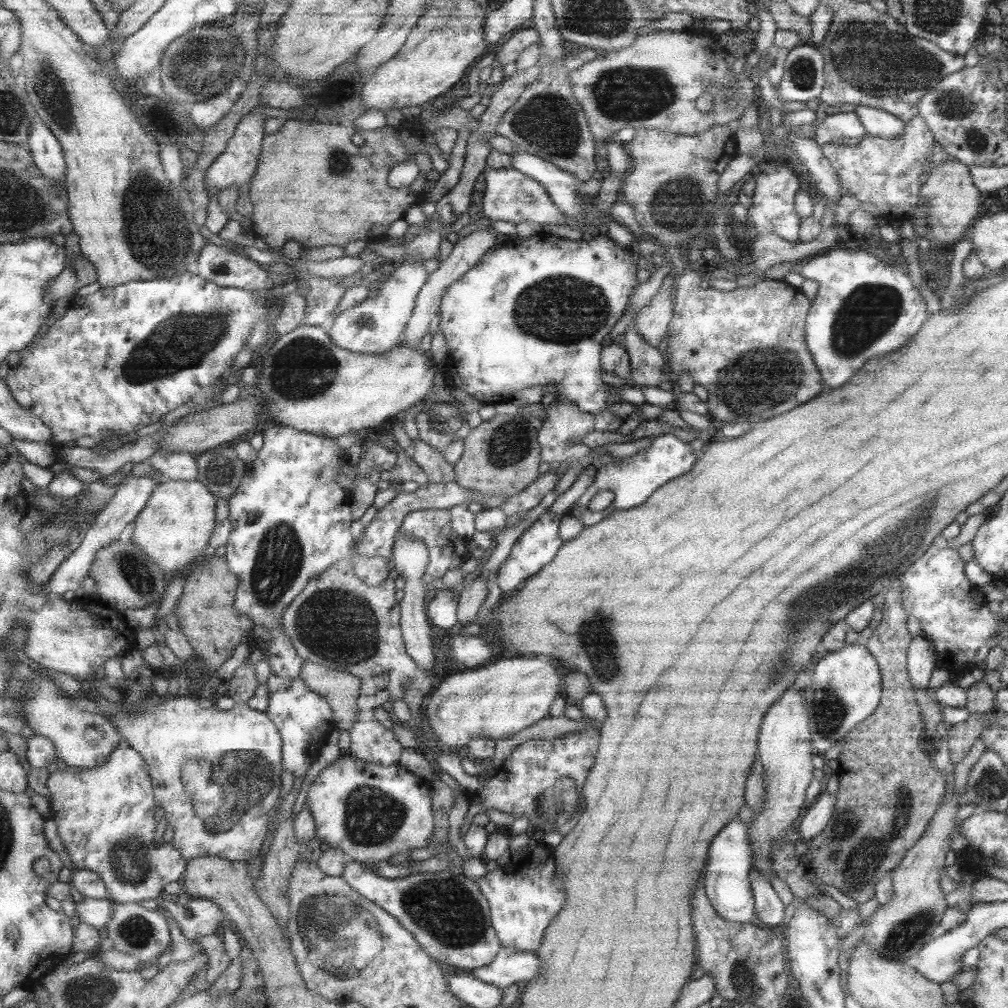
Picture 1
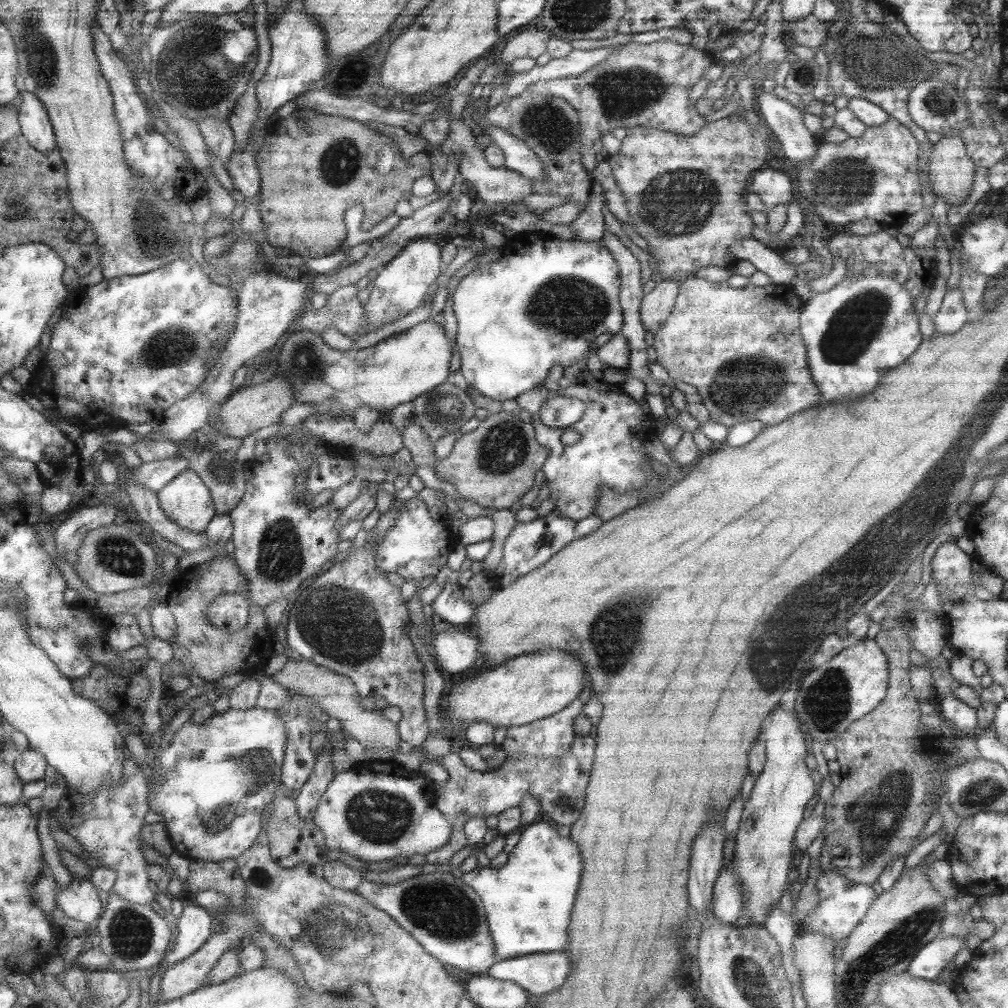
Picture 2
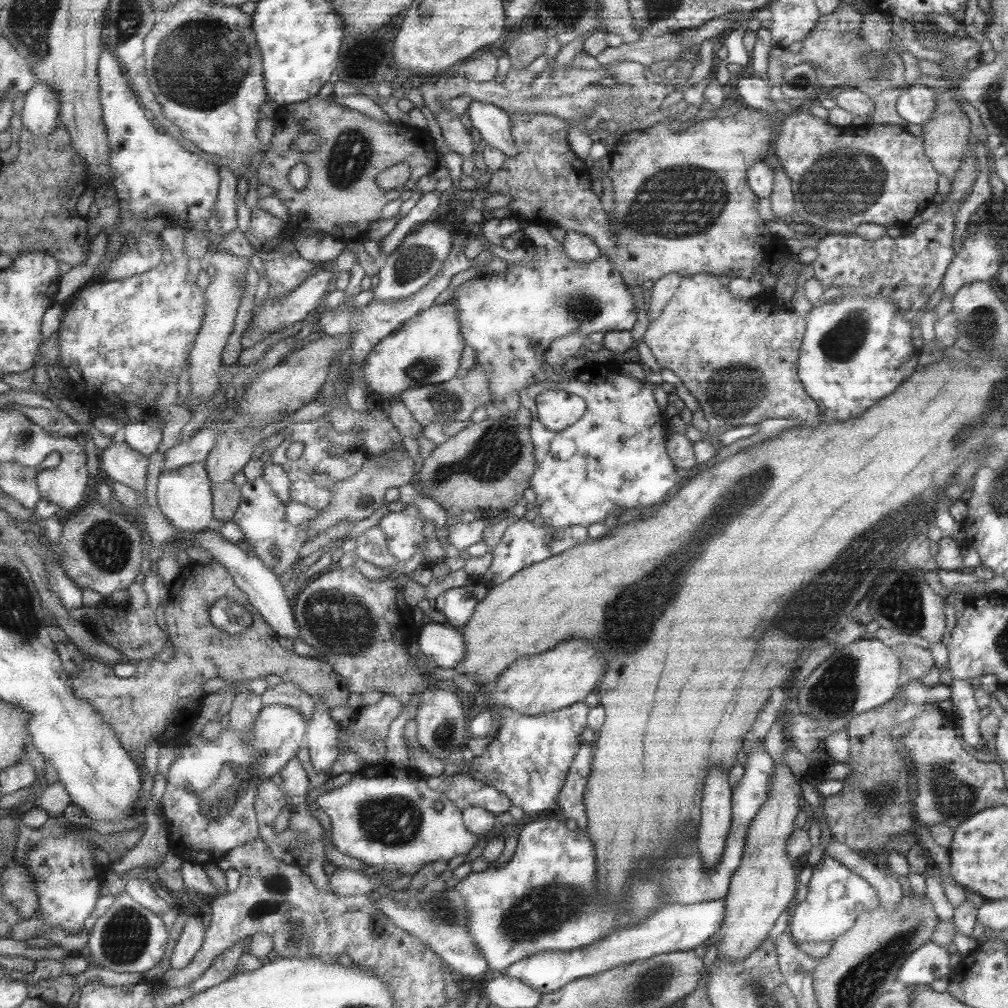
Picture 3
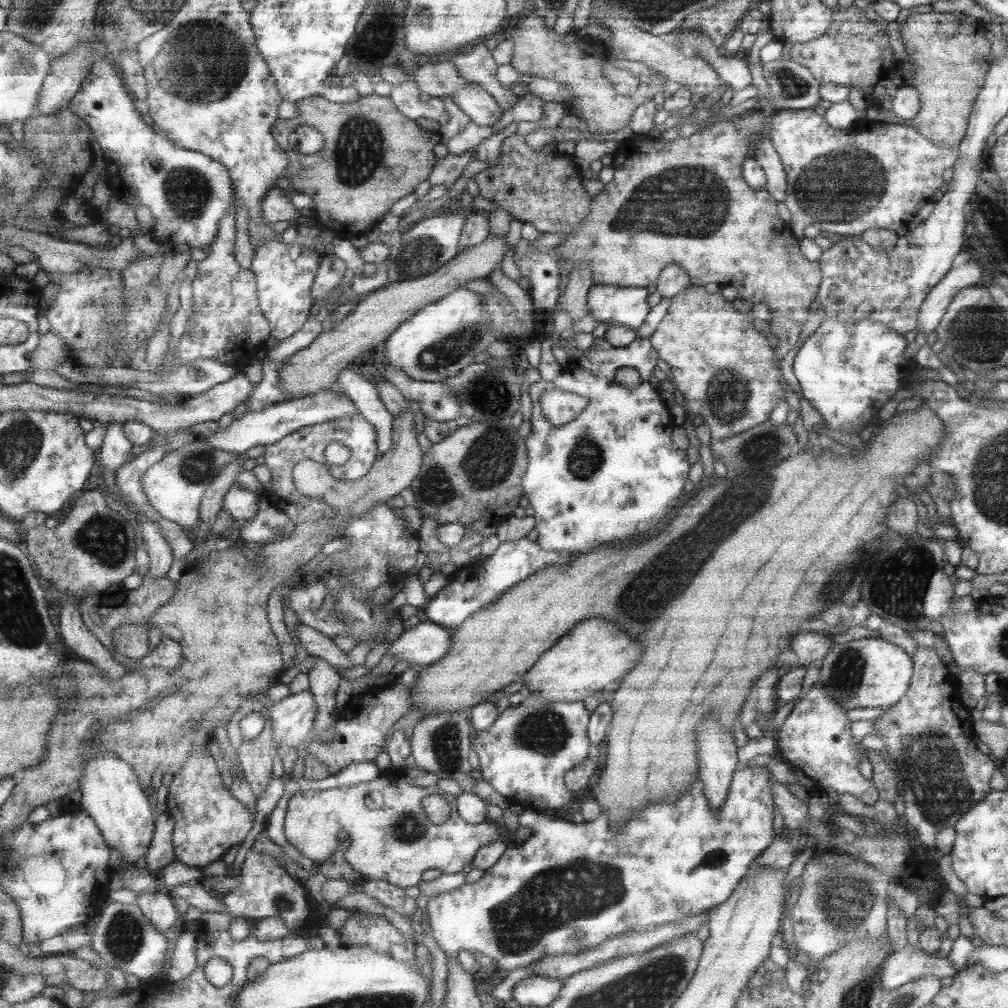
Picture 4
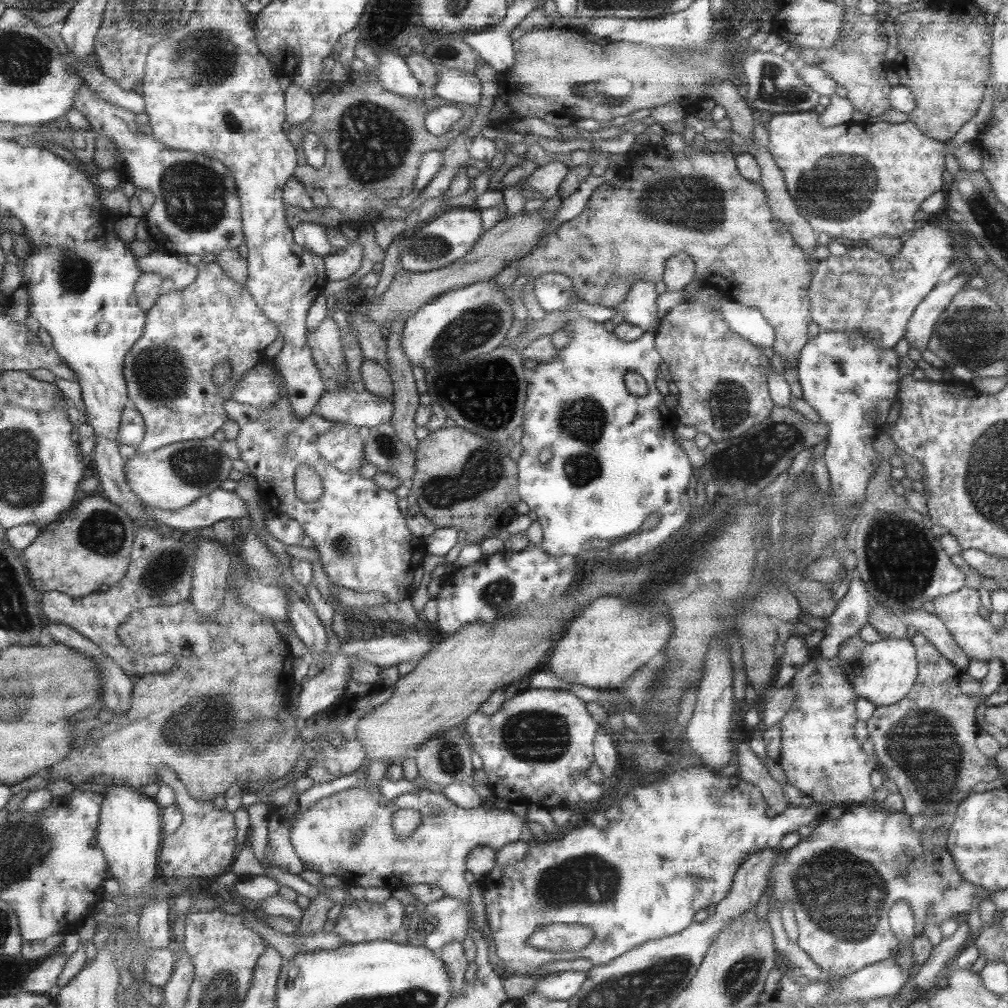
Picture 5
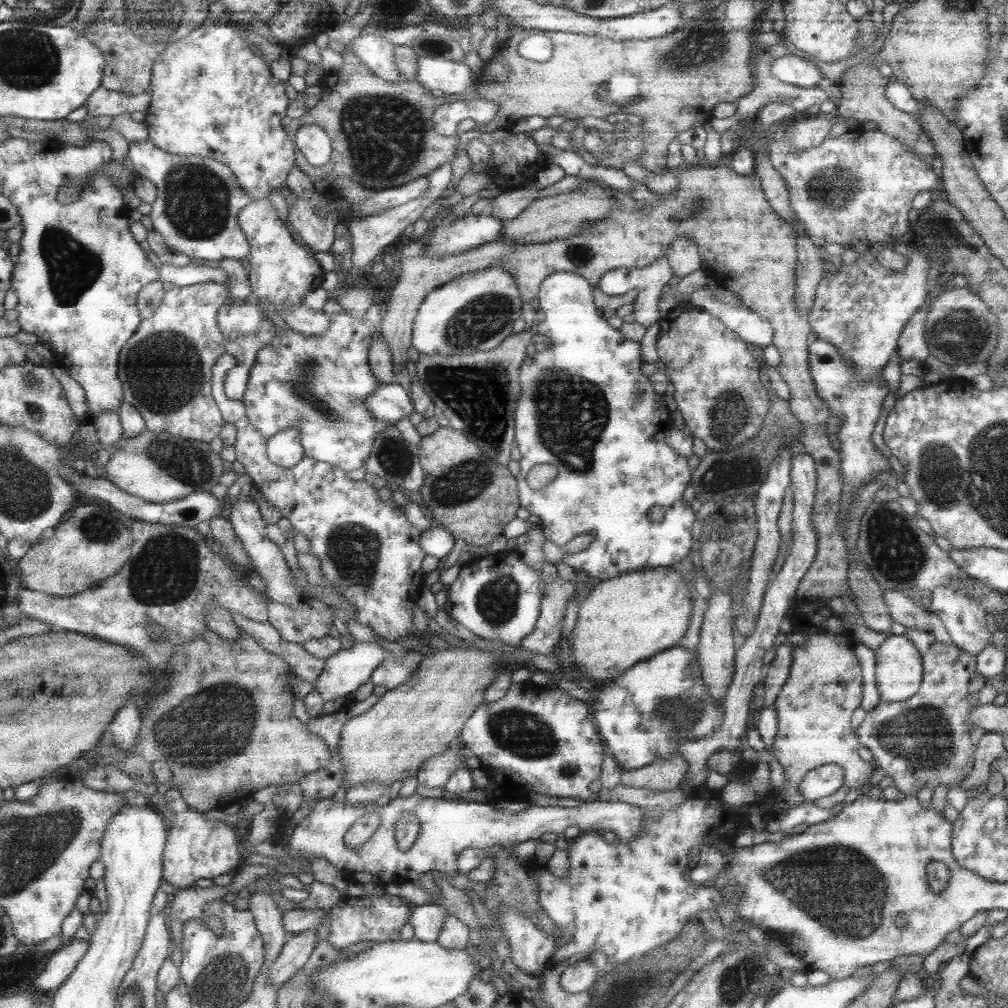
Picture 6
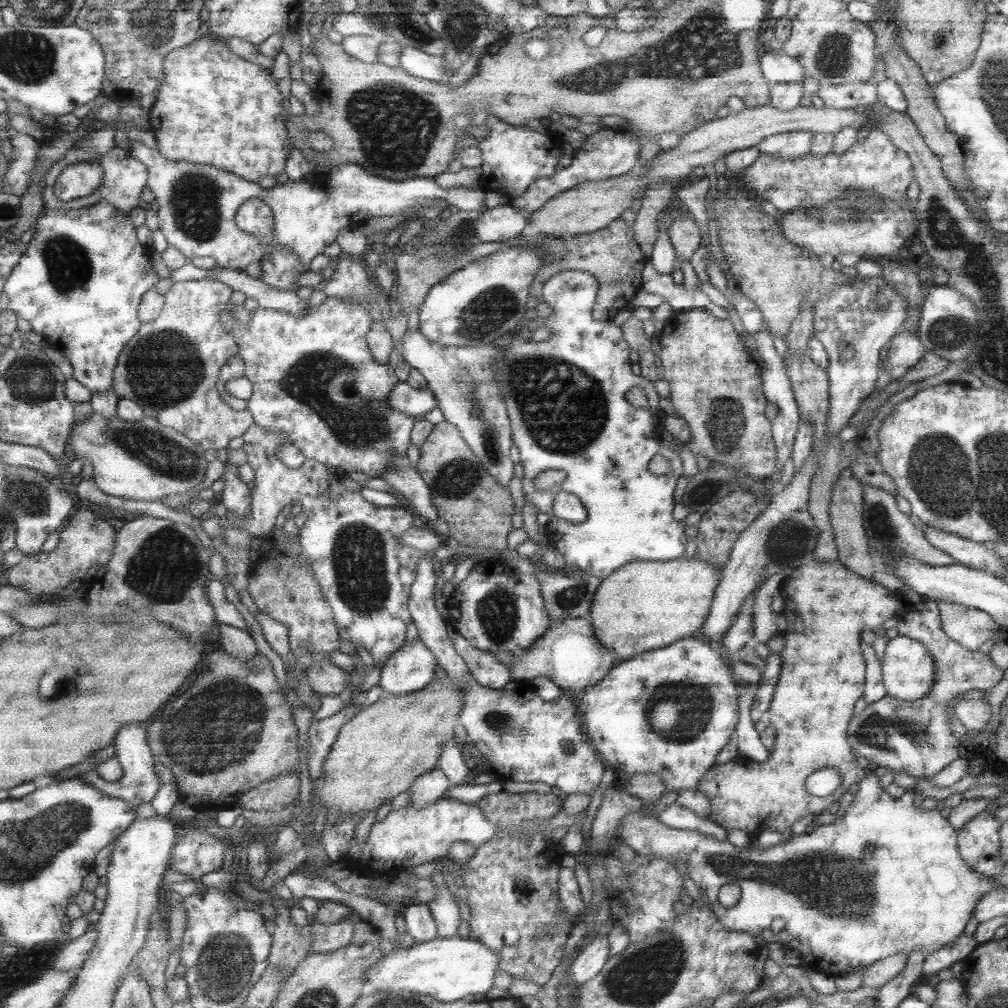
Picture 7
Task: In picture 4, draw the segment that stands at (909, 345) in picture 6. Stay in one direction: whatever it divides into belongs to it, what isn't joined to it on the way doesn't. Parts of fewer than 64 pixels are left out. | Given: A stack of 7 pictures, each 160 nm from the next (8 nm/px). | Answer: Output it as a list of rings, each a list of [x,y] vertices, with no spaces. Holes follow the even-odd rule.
[[[975,260],[950,268],[925,295],[917,311],[914,329],[925,335],[934,330],[953,295],[959,289],[978,286],[977,280],[981,278],[981,271]]]

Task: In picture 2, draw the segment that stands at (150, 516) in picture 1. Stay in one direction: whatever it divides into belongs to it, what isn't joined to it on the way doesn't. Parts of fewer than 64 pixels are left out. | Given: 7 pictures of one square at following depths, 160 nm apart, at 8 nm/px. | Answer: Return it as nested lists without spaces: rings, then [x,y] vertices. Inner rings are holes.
[[[191,469],[180,473],[157,493],[161,510],[190,531],[205,533],[209,523],[218,516],[211,489]]]

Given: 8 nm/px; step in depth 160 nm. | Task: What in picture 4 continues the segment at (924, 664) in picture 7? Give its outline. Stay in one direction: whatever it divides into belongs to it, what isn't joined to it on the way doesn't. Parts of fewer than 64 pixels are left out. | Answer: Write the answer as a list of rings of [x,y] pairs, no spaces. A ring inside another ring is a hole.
[[[881,637],[861,638],[845,642],[845,644],[831,644],[829,652],[823,656],[820,663],[817,684],[839,703],[845,710],[852,708],[886,708],[895,704],[905,694],[912,675],[912,658],[904,650],[883,640]]]

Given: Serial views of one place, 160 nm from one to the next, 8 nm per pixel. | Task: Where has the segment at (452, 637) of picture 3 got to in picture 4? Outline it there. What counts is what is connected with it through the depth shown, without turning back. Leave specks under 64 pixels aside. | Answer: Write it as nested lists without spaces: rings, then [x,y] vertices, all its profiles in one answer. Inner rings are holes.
[[[426,619],[405,630],[386,653],[423,668],[441,660],[453,646],[452,630]]]

